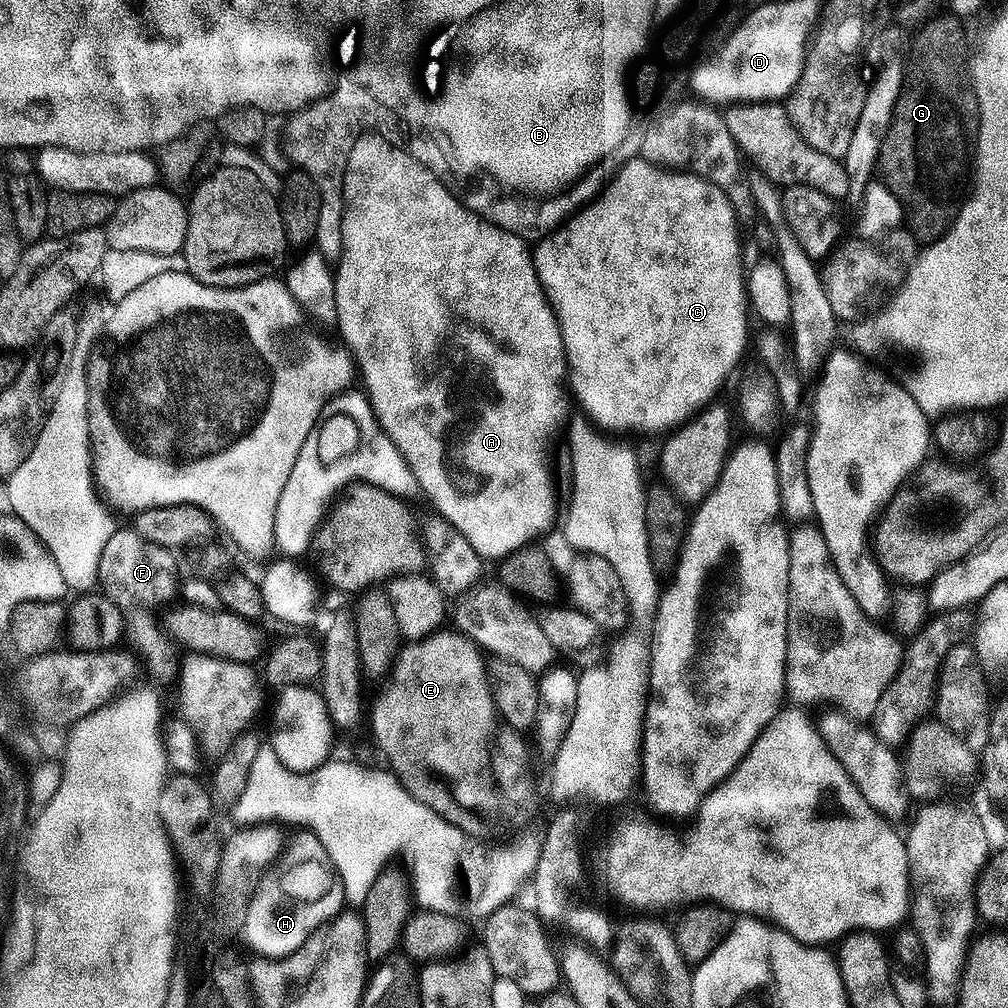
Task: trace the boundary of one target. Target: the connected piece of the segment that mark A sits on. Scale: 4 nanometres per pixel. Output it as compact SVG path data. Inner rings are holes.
M369 130L363 136L359 136L354 142L354 146L350 150L350 158L346 162L346 170L344 171L344 213L342 214L342 250L340 251L339 260L335 261L334 268L338 273L336 276L336 323L335 327L340 328L340 336L343 347L350 353L355 367L358 369L358 376L364 379L362 385L363 391L368 397L368 403L372 405L372 413L376 416L376 420L380 423L380 429L387 434L390 442L394 442L394 446L402 454L402 458L410 466L410 470L416 479L415 487L421 489L428 495L428 500L433 504L435 511L443 516L445 520L449 520L455 528L457 528L466 538L466 542L470 542L470 546L474 546L474 550L481 556L488 556L493 562L499 561L501 558L509 556L514 550L519 548L527 548L536 540L552 523L556 520L556 488L552 485L552 468L548 465L548 451L552 448L552 439L556 435L561 435L562 429L565 427L568 416L568 400L570 404L570 396L566 391L566 373L568 371L568 363L564 358L564 343L562 342L562 334L560 327L556 321L554 310L550 306L550 302L546 298L546 294L542 290L542 286L536 277L534 270L534 262L532 261L532 253L529 245L520 236L515 236L510 230L502 230L498 226L494 226L488 220L484 220L477 212L472 212L467 208L460 199L443 184L433 173L430 172L411 156L407 147L399 148L396 144L388 141L387 135L381 134L376 130Z

